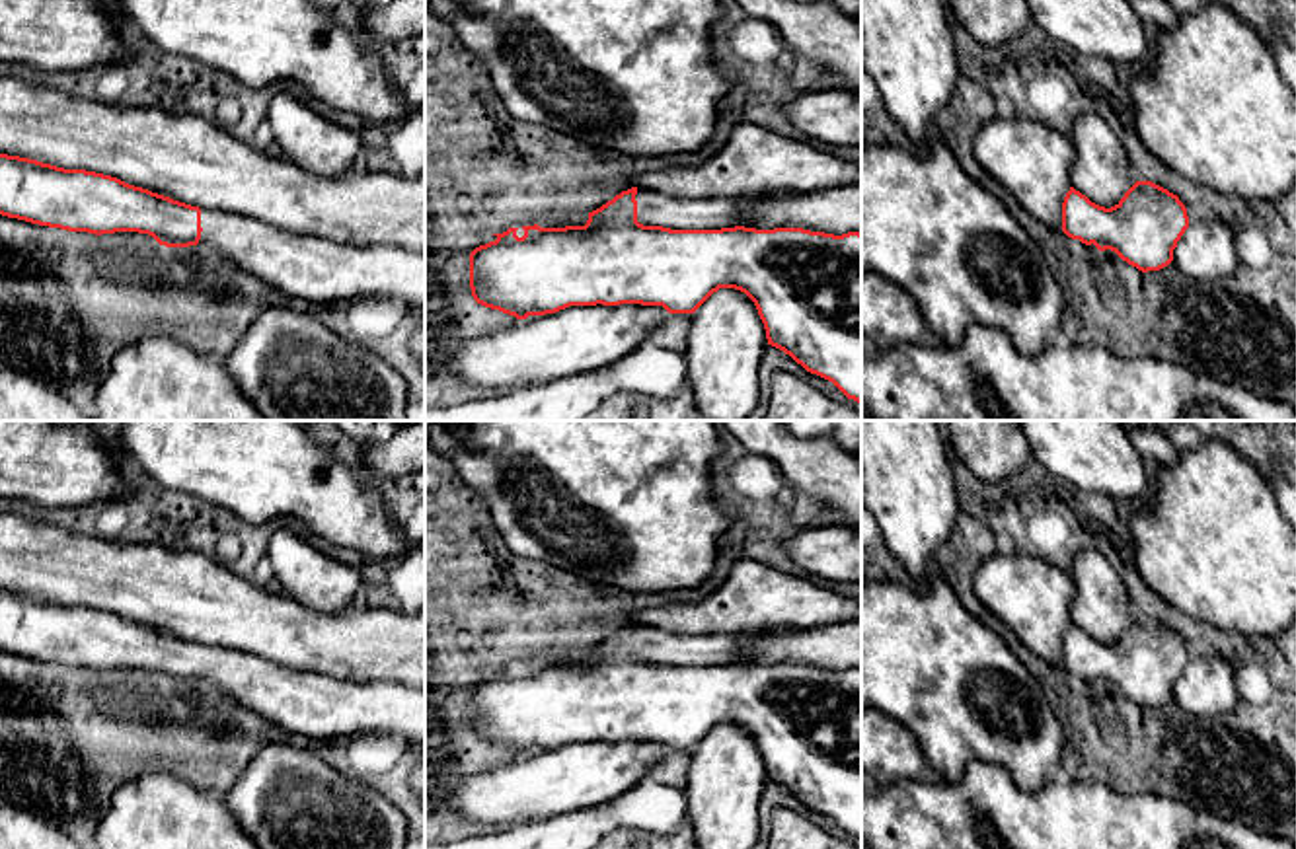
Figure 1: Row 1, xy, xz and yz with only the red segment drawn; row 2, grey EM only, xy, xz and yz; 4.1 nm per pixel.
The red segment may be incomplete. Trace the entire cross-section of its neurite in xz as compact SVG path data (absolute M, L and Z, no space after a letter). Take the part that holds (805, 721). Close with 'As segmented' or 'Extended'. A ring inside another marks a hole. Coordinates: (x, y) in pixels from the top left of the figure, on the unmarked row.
M649 625L622 627L589 648L585 662L522 662L470 689L477 740L526 756L569 742L663 742L694 750L719 724L744 728L756 742L768 781L861 839L861 670L803 664L748 664L746 633L678 635Z. Extended

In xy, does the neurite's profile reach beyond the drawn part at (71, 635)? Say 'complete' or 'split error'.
split error

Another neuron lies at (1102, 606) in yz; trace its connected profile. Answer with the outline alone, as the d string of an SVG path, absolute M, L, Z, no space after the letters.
M1093 547L1076 553L1070 619L1091 639L1111 645L1138 617L1130 592L1115 567Z

